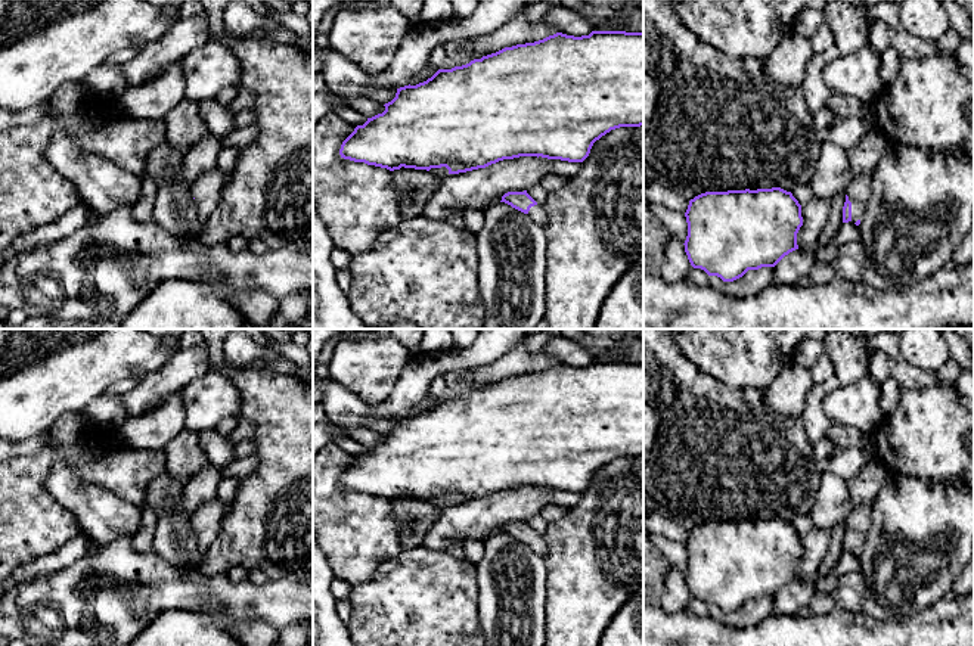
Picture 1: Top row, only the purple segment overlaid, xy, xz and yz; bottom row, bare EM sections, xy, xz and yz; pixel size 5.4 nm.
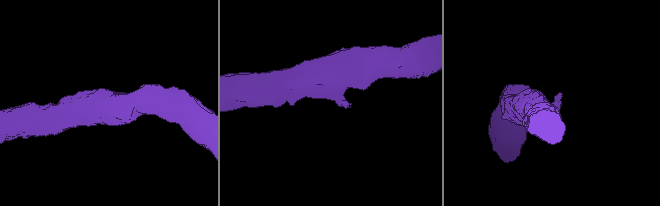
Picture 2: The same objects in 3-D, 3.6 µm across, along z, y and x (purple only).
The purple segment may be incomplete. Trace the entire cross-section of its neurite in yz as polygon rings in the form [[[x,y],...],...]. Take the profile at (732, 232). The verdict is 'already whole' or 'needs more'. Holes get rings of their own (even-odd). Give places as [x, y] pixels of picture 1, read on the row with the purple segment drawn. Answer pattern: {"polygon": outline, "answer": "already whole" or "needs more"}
{"polygon": [[[781,187],[705,192],[689,201],[685,217],[688,236],[683,245],[691,265],[723,282],[733,282],[748,270],[775,267],[798,249],[797,233],[803,226],[801,205]]], "answer": "already whole"}

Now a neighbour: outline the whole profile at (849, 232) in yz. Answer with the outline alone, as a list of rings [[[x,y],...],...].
[[[849,221],[849,223],[843,223],[838,233],[835,235],[832,243],[837,248],[844,246],[846,243],[850,242],[860,242],[860,230],[859,226],[856,226],[854,223]]]

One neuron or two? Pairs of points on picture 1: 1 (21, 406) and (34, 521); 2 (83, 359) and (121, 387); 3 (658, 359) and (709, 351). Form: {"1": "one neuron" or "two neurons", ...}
{"1": "two neurons", "2": "two neurons", "3": "two neurons"}

